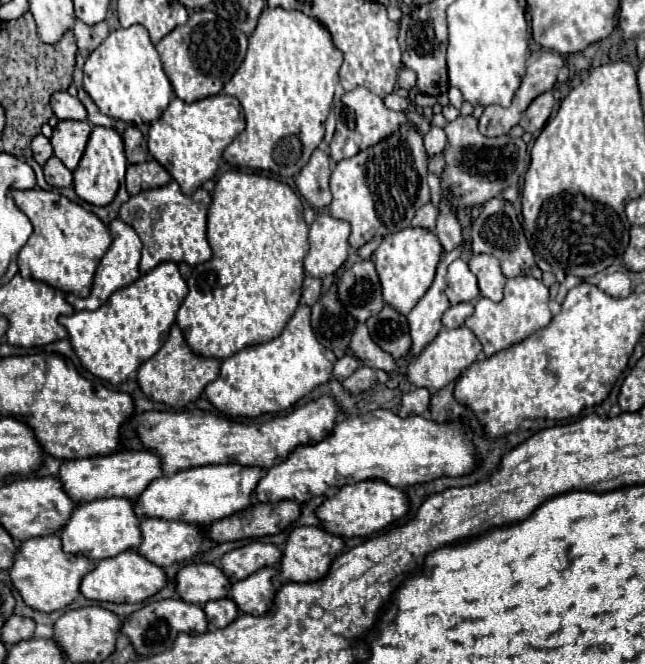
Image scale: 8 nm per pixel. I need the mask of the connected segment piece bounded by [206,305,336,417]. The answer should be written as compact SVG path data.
M300 305L284 331L266 343L250 345L222 359L222 369L216 381L208 383L208 401L232 417L258 417L264 413L280 413L296 405L298 399L308 395L314 387L332 377L336 355L324 347L310 327L310 307Z

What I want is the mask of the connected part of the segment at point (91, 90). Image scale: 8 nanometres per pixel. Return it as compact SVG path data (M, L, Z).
M142 25L112 31L106 41L94 49L84 65L84 89L98 109L128 125L156 121L172 99L172 85L162 71L160 55Z

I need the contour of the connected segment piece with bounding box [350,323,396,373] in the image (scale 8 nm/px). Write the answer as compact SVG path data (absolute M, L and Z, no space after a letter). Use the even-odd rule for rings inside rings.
M360 323L352 335L352 343L350 343L350 351L354 353L356 359L360 359L364 365L372 365L376 369L382 369L386 373L390 373L396 367L396 361L390 353L382 351L370 337L368 329L364 323Z

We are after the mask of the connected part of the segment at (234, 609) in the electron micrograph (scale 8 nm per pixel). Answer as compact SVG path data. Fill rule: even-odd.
M230 597L208 601L204 611L208 613L208 623L214 627L226 627L238 617L238 605Z

